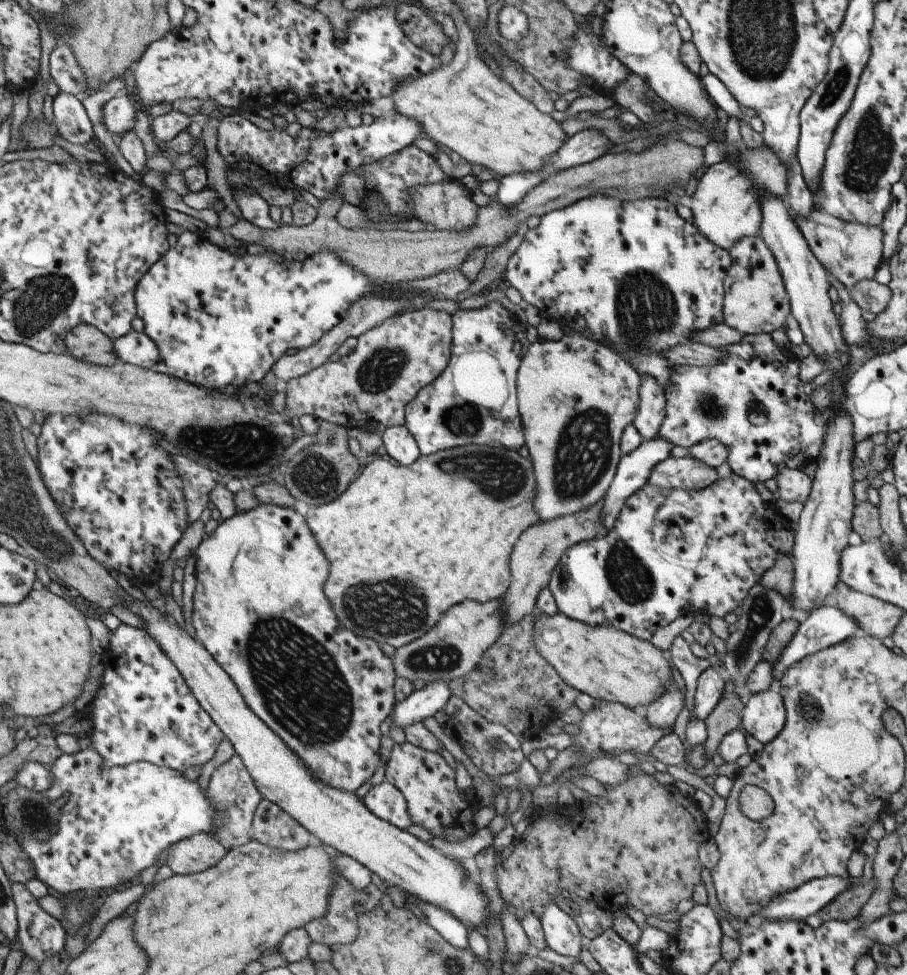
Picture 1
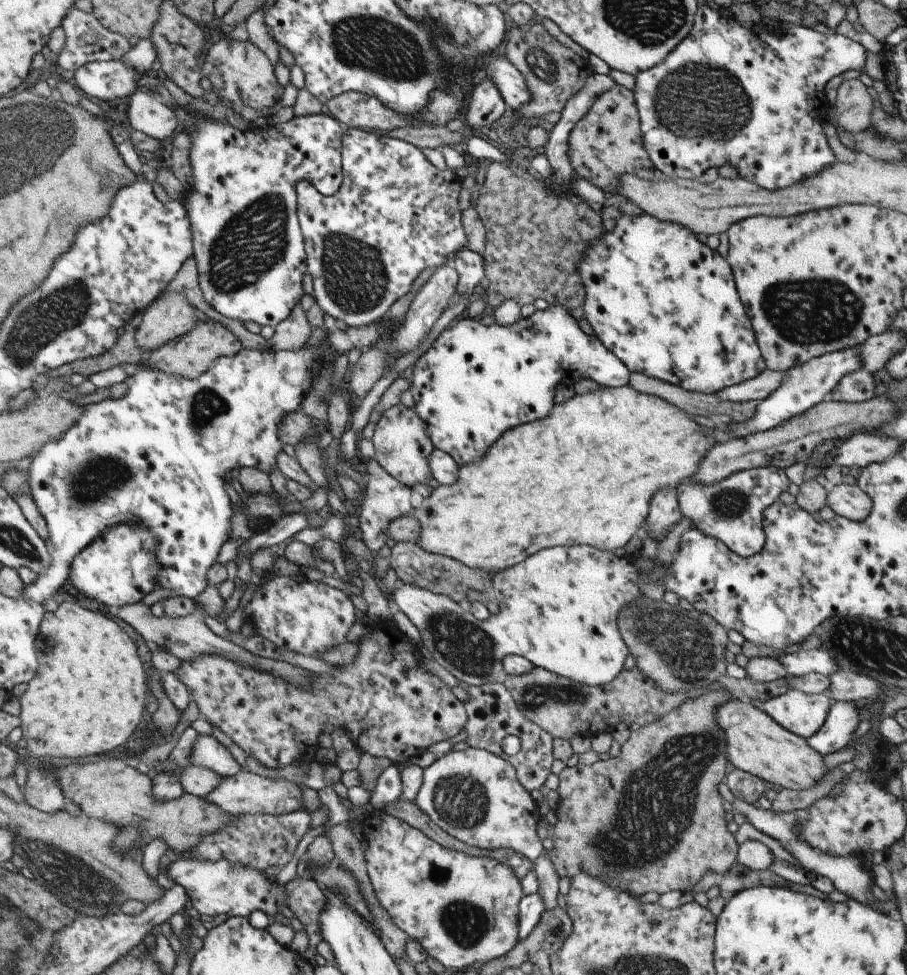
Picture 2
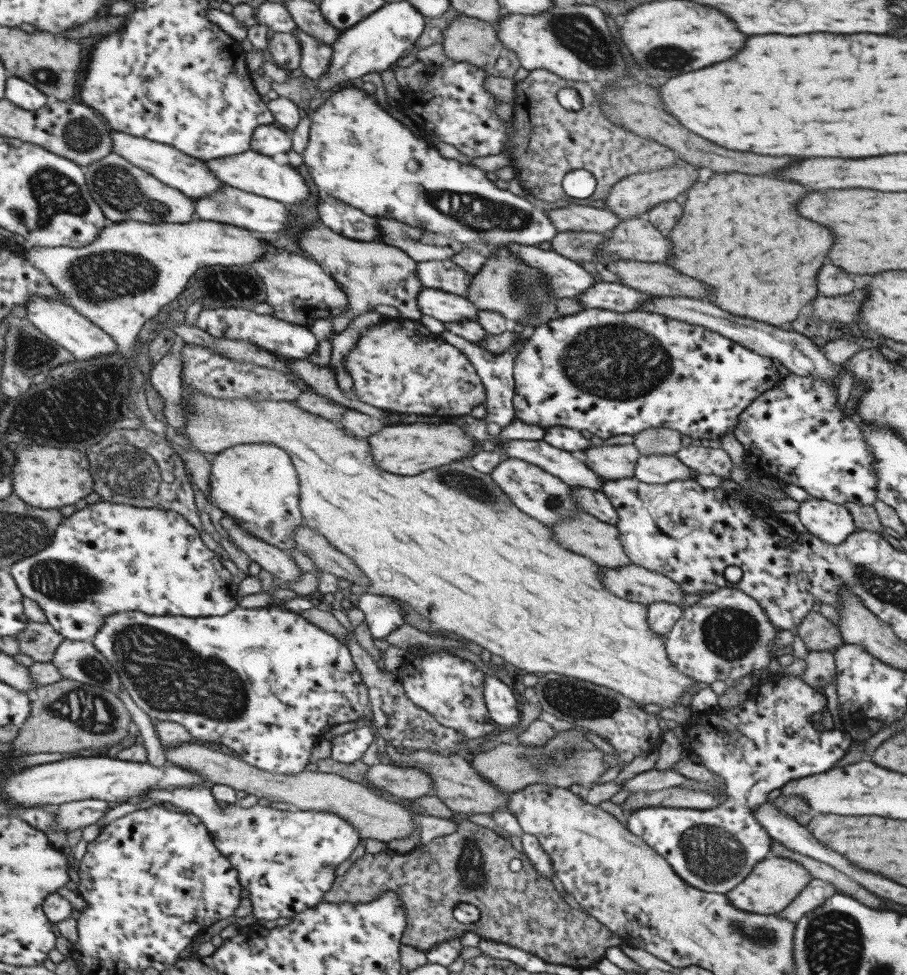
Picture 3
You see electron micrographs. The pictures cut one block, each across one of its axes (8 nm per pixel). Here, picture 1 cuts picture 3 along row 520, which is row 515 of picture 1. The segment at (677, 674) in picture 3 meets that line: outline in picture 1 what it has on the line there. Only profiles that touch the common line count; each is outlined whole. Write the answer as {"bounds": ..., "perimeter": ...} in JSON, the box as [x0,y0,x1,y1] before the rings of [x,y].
{"bounds":[305,445,538,649],"perimeter":[[[468,445],[460,448],[452,448],[436,452],[432,455],[421,455],[412,465],[406,467],[391,461],[389,458],[376,458],[370,464],[364,466],[357,478],[332,502],[321,506],[310,507],[305,516],[306,524],[318,542],[320,550],[330,562],[328,580],[324,584],[324,594],[330,600],[340,624],[354,632],[356,636],[372,638],[378,645],[389,644],[398,649],[400,646],[410,644],[412,640],[420,638],[424,632],[434,628],[440,620],[440,616],[453,608],[456,604],[470,599],[476,602],[486,603],[490,600],[500,599],[502,594],[510,588],[510,556],[517,544],[518,538],[535,523],[538,523],[538,514],[534,512],[534,468],[530,458],[520,456],[518,451],[506,450],[506,448],[478,447]]]}

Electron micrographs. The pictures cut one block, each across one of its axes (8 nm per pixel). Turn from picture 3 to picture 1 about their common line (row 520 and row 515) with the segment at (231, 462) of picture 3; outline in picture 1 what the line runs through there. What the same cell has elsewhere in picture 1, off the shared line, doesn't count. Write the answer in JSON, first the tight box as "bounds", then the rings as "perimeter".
{"bounds":[192,505,396,793],"perimeter":[[[259,505],[252,510],[238,512],[232,518],[222,519],[216,530],[211,534],[204,534],[202,542],[193,551],[196,560],[196,593],[192,602],[192,624],[196,629],[198,641],[206,648],[206,651],[216,660],[216,663],[230,676],[233,684],[238,688],[246,705],[272,730],[276,736],[282,738],[286,745],[308,768],[318,780],[332,788],[340,788],[345,792],[356,793],[356,790],[369,782],[374,772],[381,765],[380,745],[382,732],[380,725],[388,714],[392,712],[395,704],[394,680],[396,670],[392,659],[382,652],[372,638],[356,636],[348,628],[344,628],[330,604],[330,600],[324,594],[324,584],[328,580],[330,562],[320,550],[318,542],[314,540],[306,520],[294,508],[277,505]]]}

